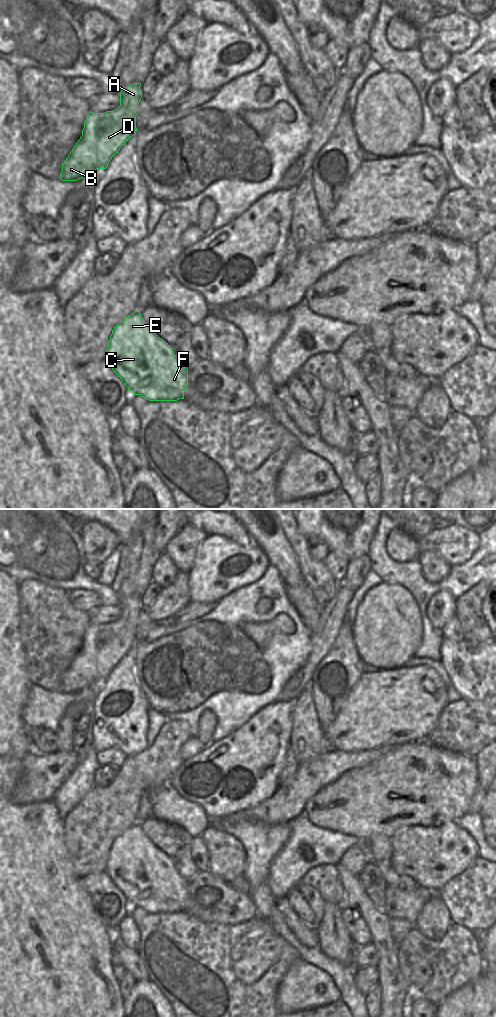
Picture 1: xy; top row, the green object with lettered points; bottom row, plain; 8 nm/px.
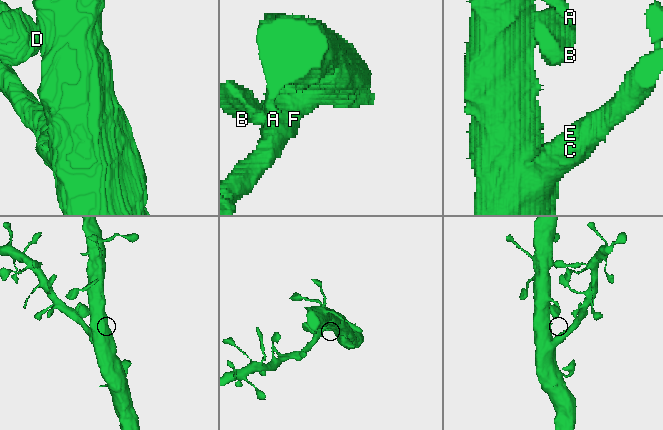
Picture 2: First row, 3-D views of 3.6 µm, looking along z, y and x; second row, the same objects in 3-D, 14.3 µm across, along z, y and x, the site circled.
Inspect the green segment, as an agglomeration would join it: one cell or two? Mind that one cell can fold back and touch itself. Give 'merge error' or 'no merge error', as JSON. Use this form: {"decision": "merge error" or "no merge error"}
{"decision": "no merge error"}

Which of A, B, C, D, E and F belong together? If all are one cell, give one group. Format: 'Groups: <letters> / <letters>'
Groups: A B C D E F

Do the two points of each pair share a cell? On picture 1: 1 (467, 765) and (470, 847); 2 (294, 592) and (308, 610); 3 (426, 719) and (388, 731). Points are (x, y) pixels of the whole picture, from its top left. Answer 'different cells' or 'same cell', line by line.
1: different cells
2: same cell
3: same cell

